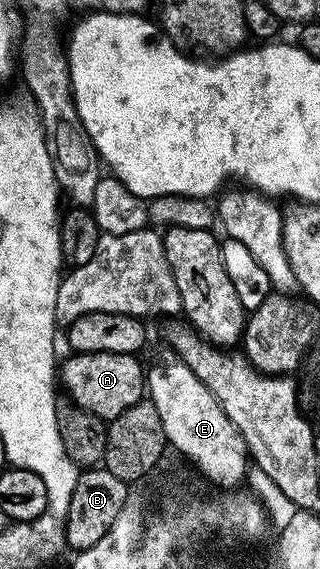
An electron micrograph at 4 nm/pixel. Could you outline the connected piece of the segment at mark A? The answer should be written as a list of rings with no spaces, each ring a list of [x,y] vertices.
[[[75,353],[61,365],[61,385],[80,409],[111,422],[145,397],[145,365],[134,353]]]

